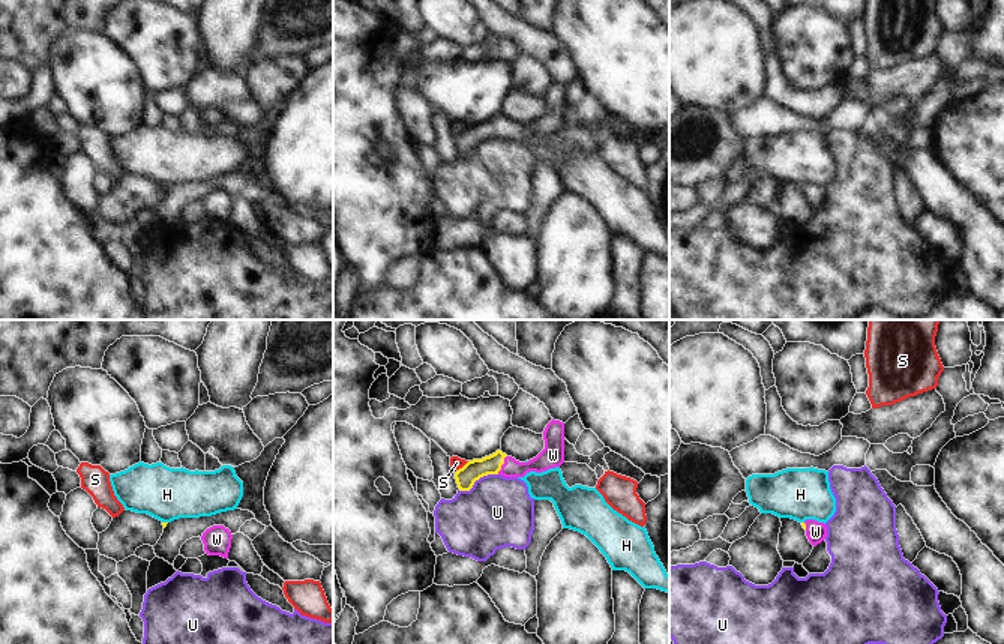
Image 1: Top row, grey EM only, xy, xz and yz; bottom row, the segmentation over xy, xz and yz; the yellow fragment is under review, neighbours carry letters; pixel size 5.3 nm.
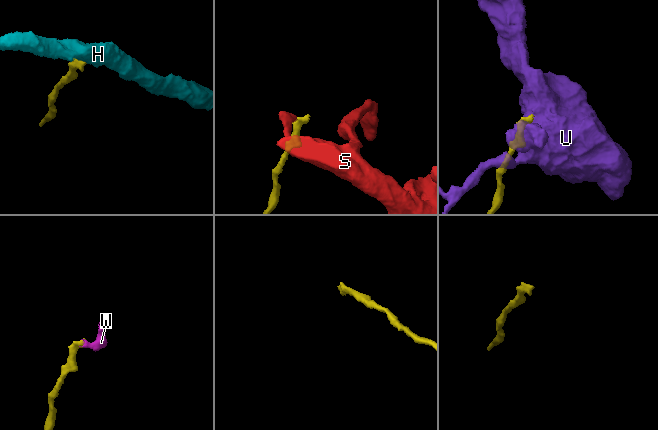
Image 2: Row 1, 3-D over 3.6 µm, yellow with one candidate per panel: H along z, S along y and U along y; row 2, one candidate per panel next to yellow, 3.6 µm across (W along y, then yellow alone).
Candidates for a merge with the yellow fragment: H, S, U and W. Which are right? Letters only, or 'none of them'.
W

